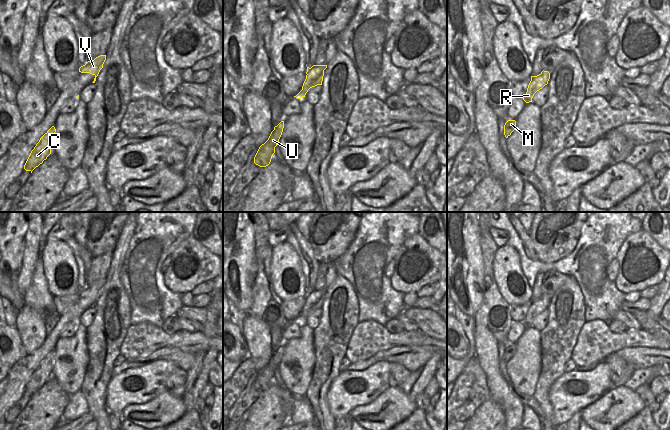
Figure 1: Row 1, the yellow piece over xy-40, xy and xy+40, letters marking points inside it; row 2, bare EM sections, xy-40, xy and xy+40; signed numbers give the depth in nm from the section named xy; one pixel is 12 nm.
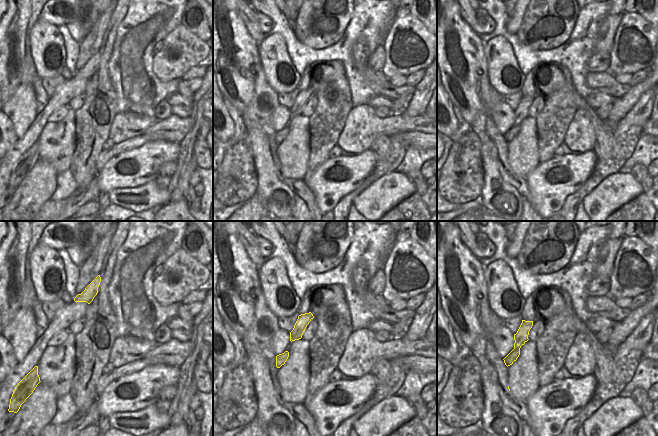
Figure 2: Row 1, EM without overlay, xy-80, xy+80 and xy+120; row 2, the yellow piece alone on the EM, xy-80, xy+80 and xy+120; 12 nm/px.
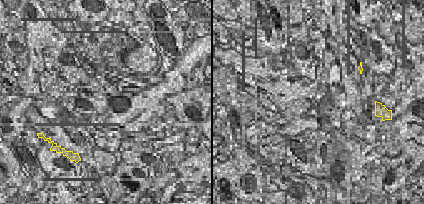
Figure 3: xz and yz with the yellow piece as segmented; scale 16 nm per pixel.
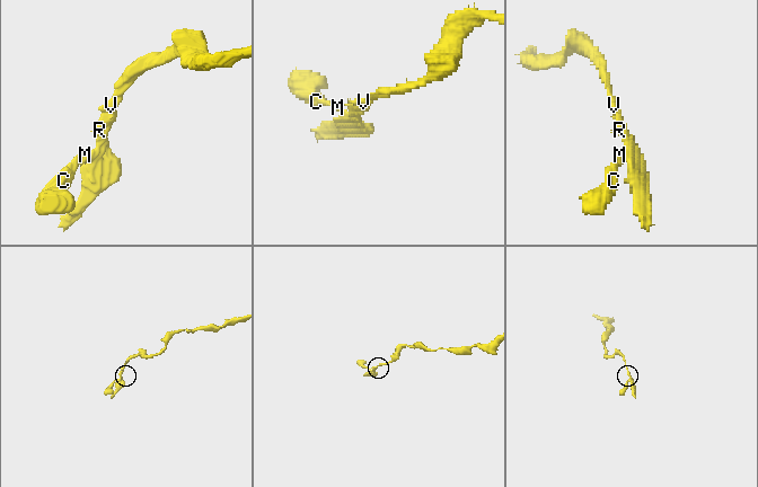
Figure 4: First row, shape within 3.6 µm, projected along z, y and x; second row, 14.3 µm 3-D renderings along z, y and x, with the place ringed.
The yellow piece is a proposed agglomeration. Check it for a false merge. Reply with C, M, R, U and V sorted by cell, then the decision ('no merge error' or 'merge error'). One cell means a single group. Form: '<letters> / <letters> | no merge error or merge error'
C M R U V | no merge error

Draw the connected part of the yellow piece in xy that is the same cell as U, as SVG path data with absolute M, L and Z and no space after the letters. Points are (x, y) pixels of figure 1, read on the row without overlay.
M281 345L274 354L271 356L268 364L262 368L255 381L254 387L260 391L266 391L270 388L273 378L275 377L275 371L277 370L279 363L282 359L284 352L284 345Z

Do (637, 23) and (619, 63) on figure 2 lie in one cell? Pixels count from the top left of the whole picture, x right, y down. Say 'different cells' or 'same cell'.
same cell

